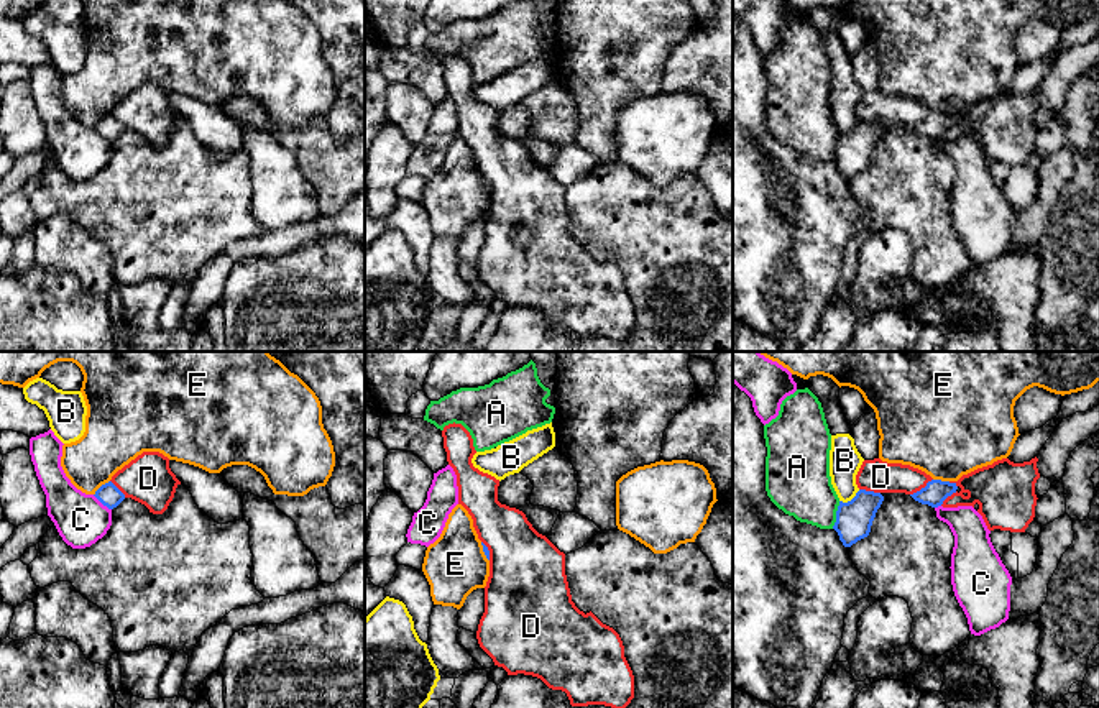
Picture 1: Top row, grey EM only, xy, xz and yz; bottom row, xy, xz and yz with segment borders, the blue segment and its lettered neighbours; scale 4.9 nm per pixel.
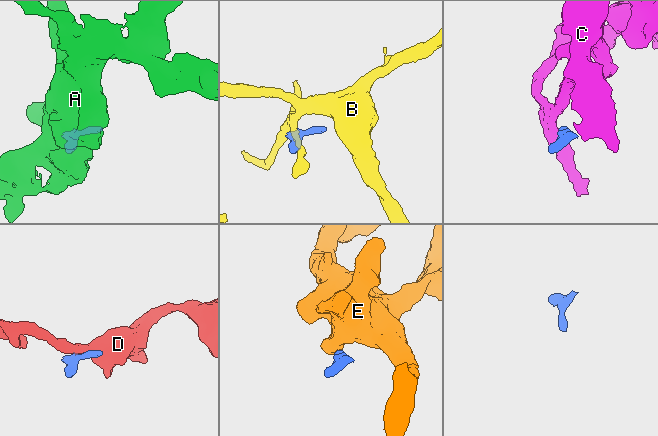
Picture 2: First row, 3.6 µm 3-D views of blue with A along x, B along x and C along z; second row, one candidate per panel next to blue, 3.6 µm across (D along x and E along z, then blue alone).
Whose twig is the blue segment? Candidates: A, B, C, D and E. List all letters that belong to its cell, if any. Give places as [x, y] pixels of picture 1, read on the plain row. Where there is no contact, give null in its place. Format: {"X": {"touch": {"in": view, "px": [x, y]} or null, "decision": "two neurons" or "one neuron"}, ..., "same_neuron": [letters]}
{"A": {"touch": {"in": "yz", "px": [836, 147]}, "decision": "two neurons"}, "B": {"touch": {"in": "yz", "px": [851, 132]}, "decision": "two neurons"}, "C": {"touch": {"in": "xy", "px": [102, 135]}, "decision": "two neurons"}, "D": {"touch": {"in": "yz", "px": [922, 120]}, "decision": "two neurons"}, "E": {"touch": {"in": "xy", "px": [101, 119]}, "decision": "two neurons"}, "same_neuron": []}

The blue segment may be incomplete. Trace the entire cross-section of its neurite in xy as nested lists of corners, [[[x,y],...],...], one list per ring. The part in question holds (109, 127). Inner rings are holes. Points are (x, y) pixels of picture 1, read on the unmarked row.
[[[112,113],[102,117],[94,128],[108,141],[117,140],[125,131],[125,126]]]

